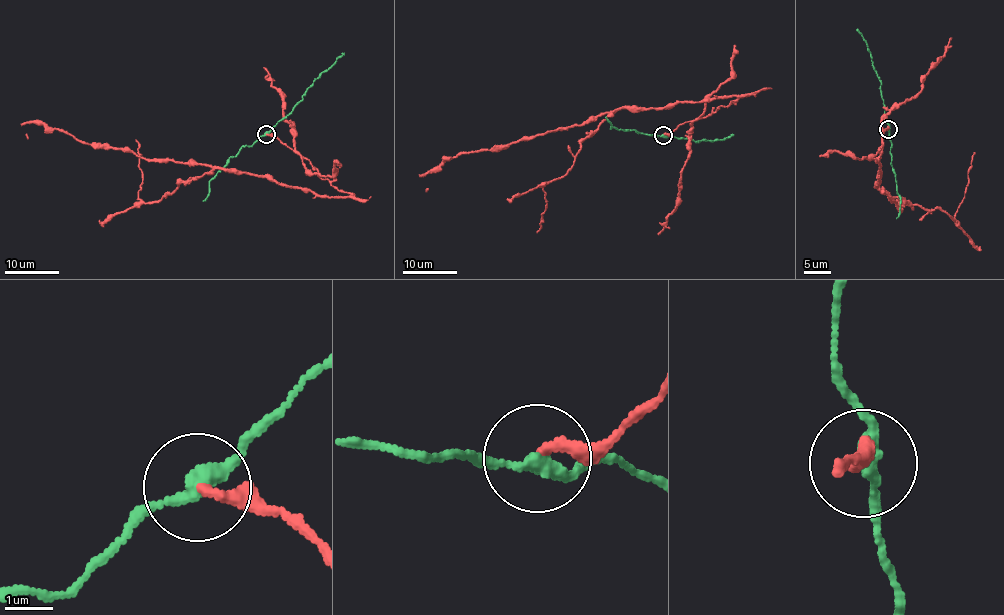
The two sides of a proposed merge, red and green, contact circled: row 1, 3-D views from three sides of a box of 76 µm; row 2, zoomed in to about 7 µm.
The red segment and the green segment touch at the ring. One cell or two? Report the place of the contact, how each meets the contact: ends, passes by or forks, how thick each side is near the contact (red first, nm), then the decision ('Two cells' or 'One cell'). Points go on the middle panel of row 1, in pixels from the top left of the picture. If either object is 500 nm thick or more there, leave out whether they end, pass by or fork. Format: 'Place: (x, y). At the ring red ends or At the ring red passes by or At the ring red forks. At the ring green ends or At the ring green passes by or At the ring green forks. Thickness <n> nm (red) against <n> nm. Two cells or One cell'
Place: (663, 135). At the ring red ends. At the ring green passes by. Thickness 240 nm (red) against 280 nm. Two cells

